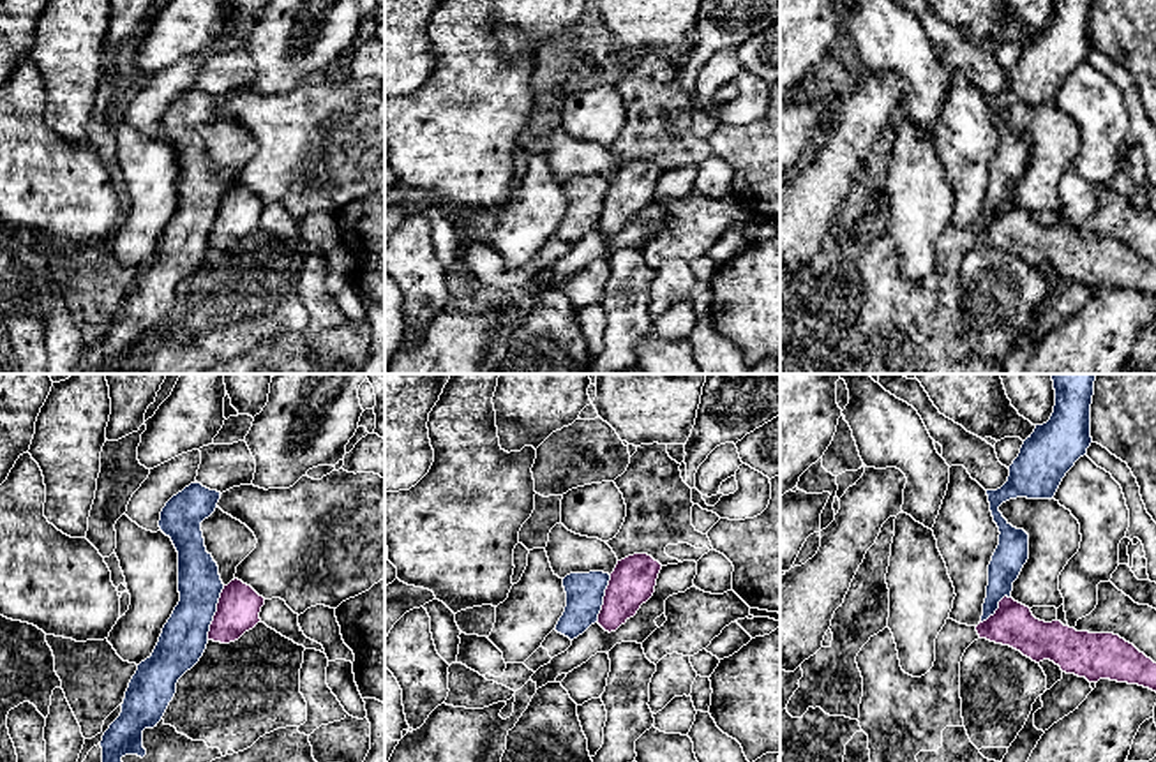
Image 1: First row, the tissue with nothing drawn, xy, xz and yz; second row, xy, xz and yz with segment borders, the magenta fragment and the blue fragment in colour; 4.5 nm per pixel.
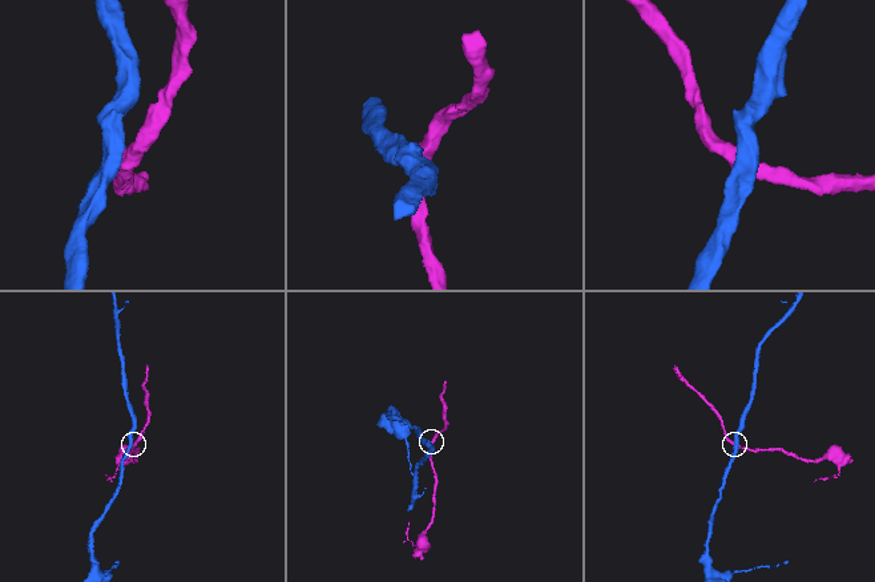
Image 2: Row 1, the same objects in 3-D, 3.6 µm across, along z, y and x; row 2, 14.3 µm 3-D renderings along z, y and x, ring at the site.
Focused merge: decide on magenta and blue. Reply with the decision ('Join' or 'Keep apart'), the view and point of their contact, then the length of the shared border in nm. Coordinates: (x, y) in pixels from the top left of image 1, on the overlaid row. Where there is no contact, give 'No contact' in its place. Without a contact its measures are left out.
Keep apart. Touches magenta at xy (216, 612). Shared border 260 nm

